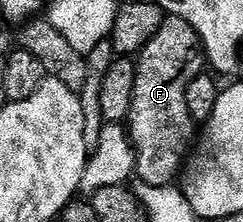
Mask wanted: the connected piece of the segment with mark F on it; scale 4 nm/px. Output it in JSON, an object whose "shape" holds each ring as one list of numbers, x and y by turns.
{"shape":[[167,16,161,30,157,30,153,39,138,53,135,69,137,86,133,90,129,117,129,140,135,153,134,171,139,172,138,179,142,183,165,188,180,179,185,157,197,140,197,122,189,114,189,106,185,106,189,82,205,72,203,42,197,30,180,16]]}

